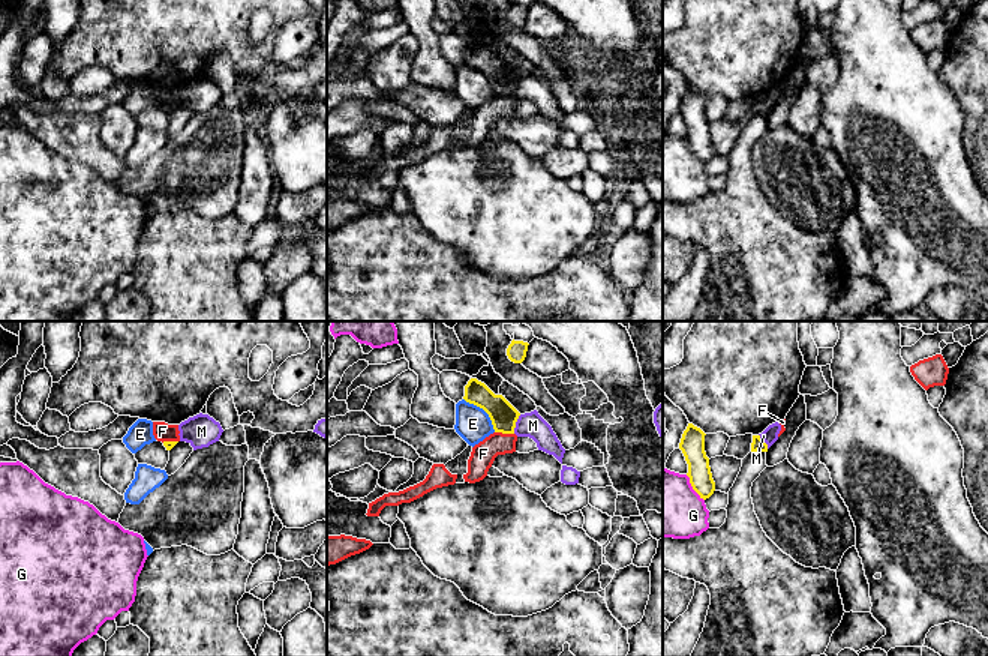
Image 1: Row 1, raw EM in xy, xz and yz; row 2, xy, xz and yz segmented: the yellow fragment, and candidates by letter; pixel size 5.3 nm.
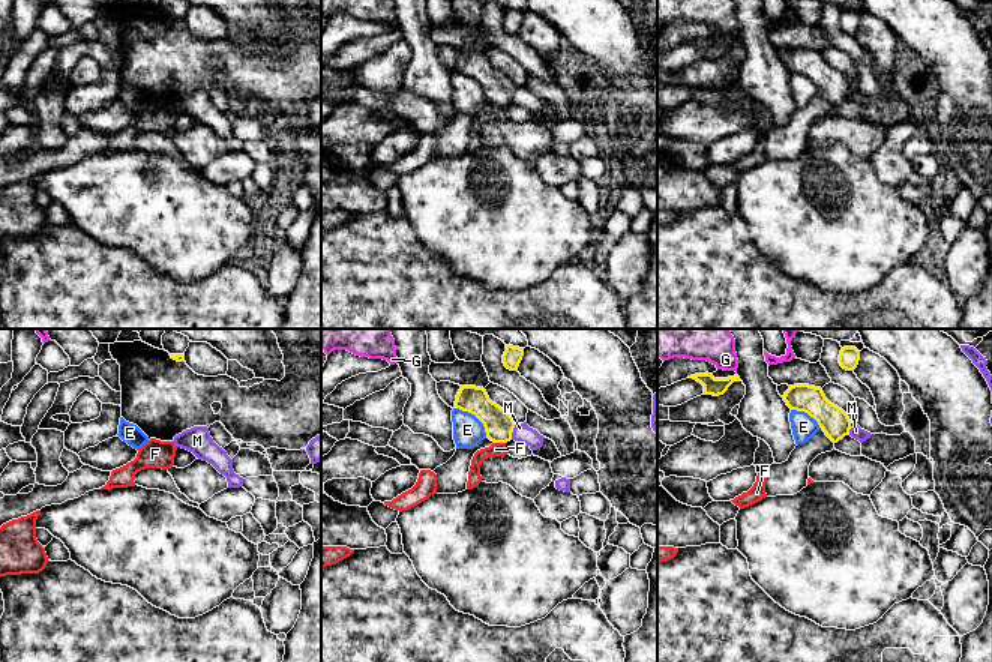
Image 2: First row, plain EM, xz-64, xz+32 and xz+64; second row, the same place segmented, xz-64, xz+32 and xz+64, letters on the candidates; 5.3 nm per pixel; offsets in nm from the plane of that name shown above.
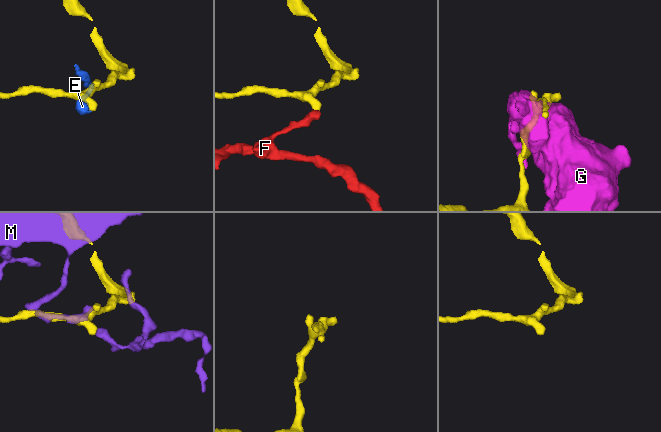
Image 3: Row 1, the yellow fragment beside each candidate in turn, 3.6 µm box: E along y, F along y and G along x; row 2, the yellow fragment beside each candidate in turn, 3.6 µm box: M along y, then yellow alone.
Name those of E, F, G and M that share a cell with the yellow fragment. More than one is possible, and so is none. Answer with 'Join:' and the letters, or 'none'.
Join: none

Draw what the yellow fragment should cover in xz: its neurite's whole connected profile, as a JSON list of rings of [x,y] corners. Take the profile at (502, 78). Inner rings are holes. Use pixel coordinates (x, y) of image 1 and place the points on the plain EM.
[[[471,42],[463,63],[489,78],[495,96],[514,98],[520,77],[502,59],[495,59],[484,47]]]

